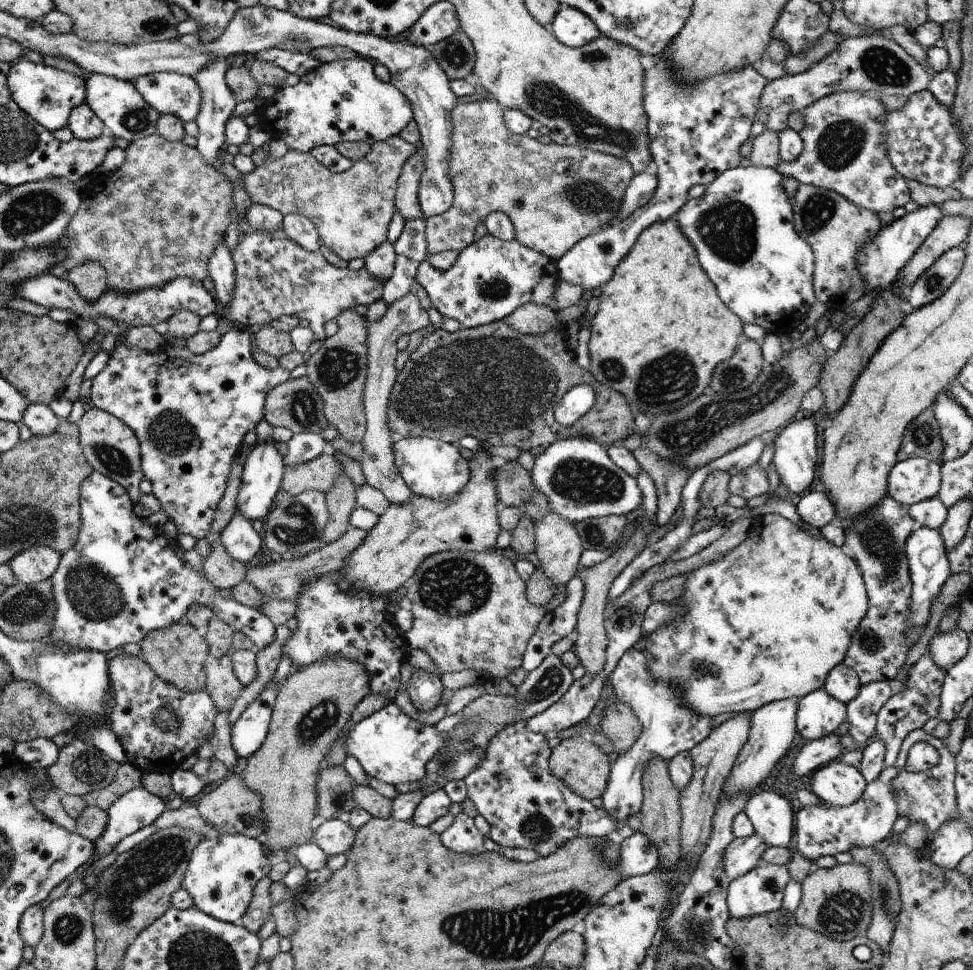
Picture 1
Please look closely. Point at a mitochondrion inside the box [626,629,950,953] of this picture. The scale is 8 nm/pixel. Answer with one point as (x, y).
(843, 913)

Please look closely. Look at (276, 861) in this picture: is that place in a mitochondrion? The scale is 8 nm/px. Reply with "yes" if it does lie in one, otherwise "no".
no

